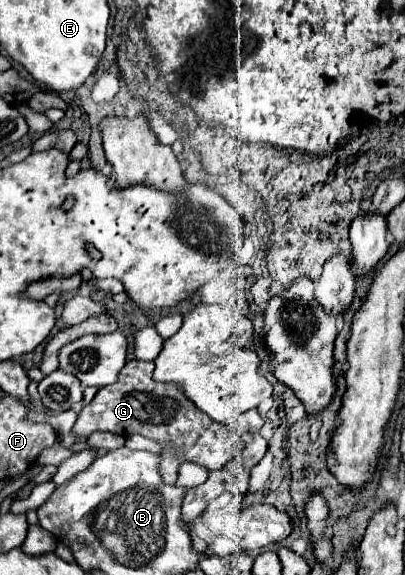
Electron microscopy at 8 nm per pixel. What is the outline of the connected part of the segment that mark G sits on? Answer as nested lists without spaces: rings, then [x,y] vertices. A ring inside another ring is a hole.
[[[128,361],[116,383],[102,387],[90,403],[80,407],[72,433],[90,435],[94,431],[110,431],[124,437],[138,433],[160,445],[172,445],[172,451],[166,453],[160,463],[162,481],[168,485],[176,481],[176,471],[184,461],[198,463],[206,469],[222,469],[232,457],[236,457],[236,453],[240,453],[242,439],[234,435],[230,427],[200,413],[200,409],[196,409],[176,385],[160,385],[152,381],[152,365],[152,361]]]

